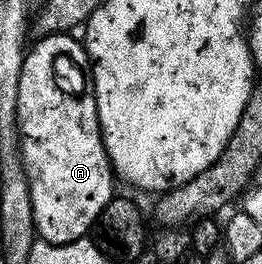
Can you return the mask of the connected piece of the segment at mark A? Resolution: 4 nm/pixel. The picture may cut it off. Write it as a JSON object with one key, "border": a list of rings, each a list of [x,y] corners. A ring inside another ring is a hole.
{"border":[[[56,34],[36,39],[36,44],[26,49],[21,66],[21,82],[17,86],[19,154],[23,157],[23,169],[27,172],[35,230],[44,244],[68,244],[84,239],[94,229],[101,210],[105,210],[113,198],[117,185],[99,130],[95,92],[87,73],[87,49],[80,41],[78,44],[75,38],[71,34]]]}

